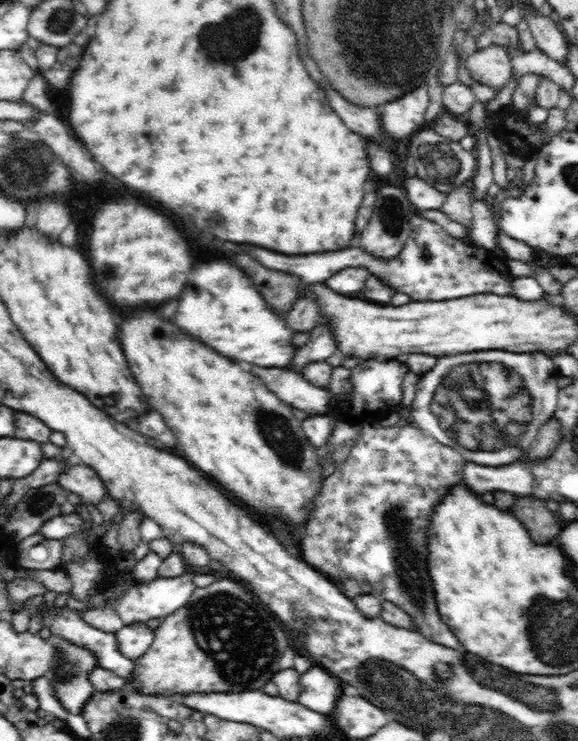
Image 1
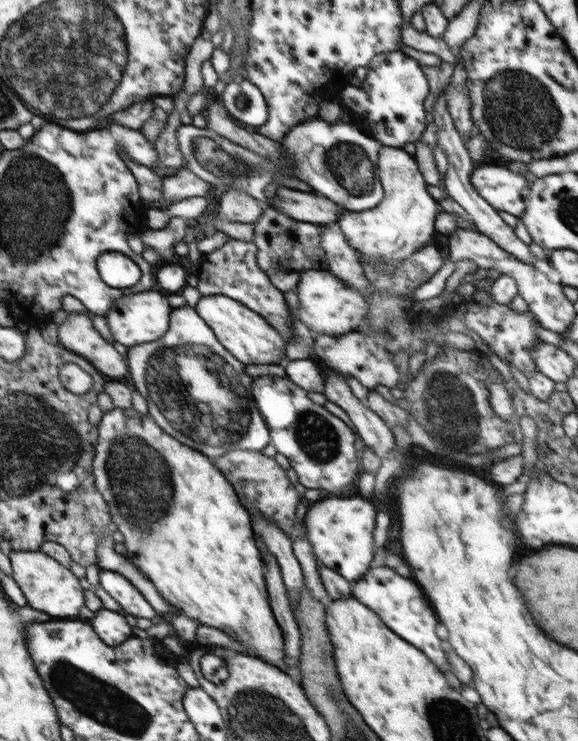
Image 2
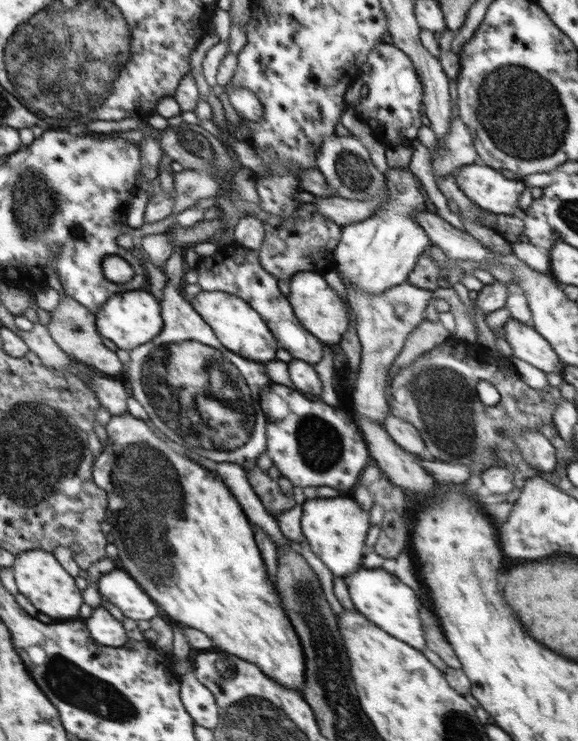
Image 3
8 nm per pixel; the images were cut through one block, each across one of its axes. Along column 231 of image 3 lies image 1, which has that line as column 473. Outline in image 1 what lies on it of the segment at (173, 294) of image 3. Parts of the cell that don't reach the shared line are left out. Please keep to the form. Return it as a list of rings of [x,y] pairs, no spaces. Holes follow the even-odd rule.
[[[474,351],[438,357],[432,369],[419,375],[409,410],[414,426],[456,449],[468,462],[497,467],[523,461],[538,428],[557,409],[561,389],[556,384],[557,366],[543,352],[522,352],[516,355],[518,370],[513,372],[495,363],[504,360],[488,360],[488,356],[478,354]]]

